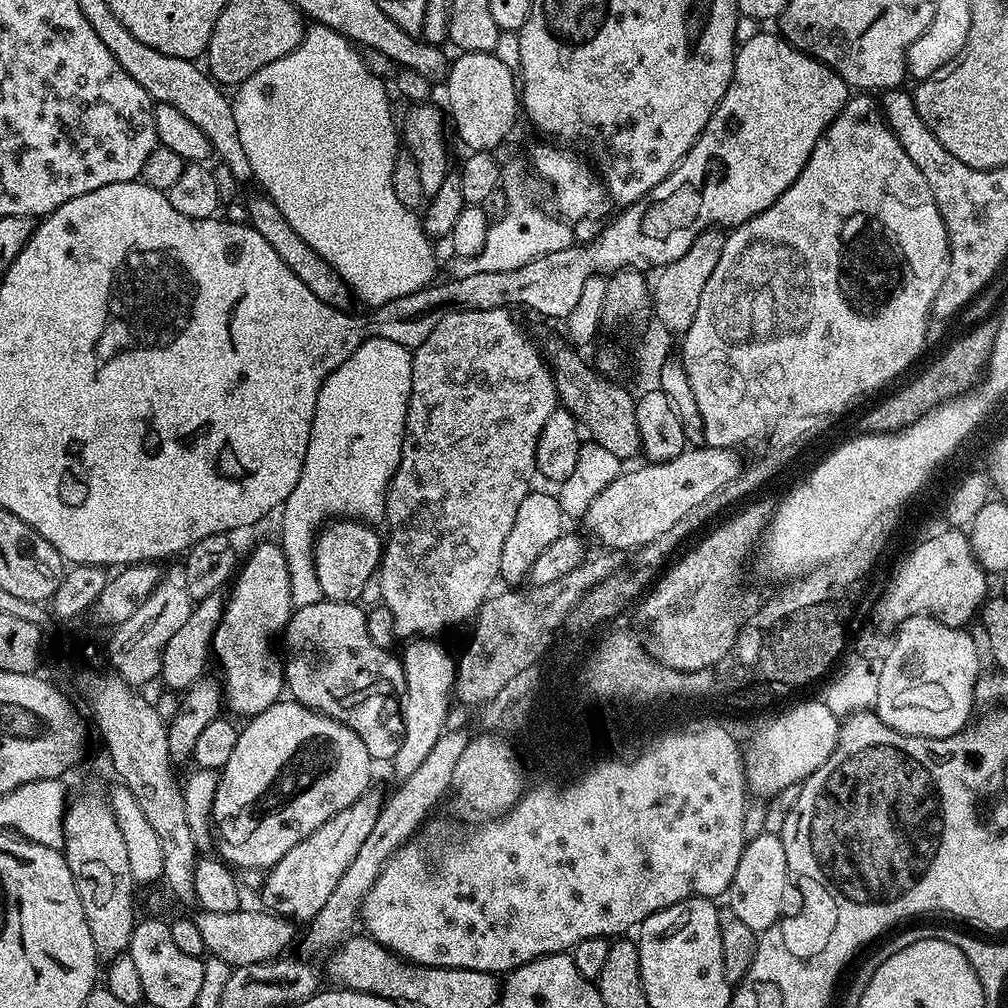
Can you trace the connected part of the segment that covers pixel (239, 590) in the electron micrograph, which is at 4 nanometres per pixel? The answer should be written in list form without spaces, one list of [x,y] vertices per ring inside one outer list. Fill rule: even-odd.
[[[279,543],[258,545],[249,554],[248,561],[239,565],[231,588],[222,620],[212,639],[211,655],[214,664],[220,667],[222,700],[227,711],[229,708],[243,718],[251,718],[281,699],[286,688],[281,657],[272,649],[272,639],[283,633],[294,611],[290,570]]]

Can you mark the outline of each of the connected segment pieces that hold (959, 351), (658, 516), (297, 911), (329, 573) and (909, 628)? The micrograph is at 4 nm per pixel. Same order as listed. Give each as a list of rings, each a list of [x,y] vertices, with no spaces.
[[[999,317],[980,323],[960,338],[956,339],[924,372],[912,382],[907,381],[899,389],[889,393],[878,406],[874,407],[860,422],[861,431],[897,432],[906,425],[913,424],[918,418],[926,415],[947,400],[963,395],[975,385],[979,376],[987,367],[994,341],[998,336]]]
[[[688,446],[678,458],[645,463],[645,468],[636,468],[633,472],[621,471],[594,500],[582,517],[582,524],[603,547],[608,550],[639,550],[645,544],[652,543],[680,518],[690,513],[696,506],[702,506],[714,493],[738,478],[742,463],[731,448],[710,448],[707,446]]]
[[[369,790],[346,810],[322,822],[322,826],[318,826],[314,834],[302,838],[298,846],[286,850],[280,861],[267,869],[265,876],[268,877],[265,878],[264,889],[260,892],[261,898],[264,899],[263,907],[293,922],[311,922],[318,910],[326,906],[330,894],[334,894],[334,886],[338,886],[338,878],[346,874],[346,866],[354,862],[362,842],[366,842],[370,830],[374,830],[381,803],[382,796],[375,790]]]
[[[336,518],[317,535],[314,566],[321,593],[341,602],[359,601],[362,588],[378,572],[382,555],[382,536],[371,523],[359,518]]]
[[[911,616],[895,629],[892,644],[893,649],[883,653],[884,661],[878,664],[876,717],[898,734],[918,738],[946,738],[969,727],[972,703],[978,700],[976,685],[982,679],[982,648],[968,630],[955,628],[937,616]]]

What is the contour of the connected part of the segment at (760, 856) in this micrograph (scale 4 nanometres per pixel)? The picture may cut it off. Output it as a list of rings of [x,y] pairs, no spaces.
[[[765,830],[758,838],[745,843],[738,858],[738,870],[734,870],[734,878],[726,893],[726,904],[738,914],[738,918],[742,918],[742,922],[746,922],[746,926],[750,926],[750,930],[763,934],[781,919],[788,888],[790,892],[786,849],[775,831]]]

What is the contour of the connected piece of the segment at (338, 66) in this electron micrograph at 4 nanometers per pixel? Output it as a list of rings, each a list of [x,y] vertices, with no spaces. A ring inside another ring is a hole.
[[[312,26],[305,31],[302,42],[290,54],[262,66],[246,82],[238,85],[237,96],[231,97],[232,109],[234,110],[234,123],[238,125],[242,146],[246,149],[246,158],[250,158],[250,170],[255,183],[260,183],[263,195],[268,196],[278,210],[282,210],[282,218],[336,272],[337,276],[344,279],[353,297],[357,301],[369,304],[369,309],[381,308],[386,302],[394,298],[402,298],[406,294],[414,294],[420,288],[429,287],[437,279],[436,276],[436,252],[433,241],[424,233],[421,217],[415,211],[398,202],[394,194],[394,162],[398,155],[398,124],[392,121],[392,108],[388,105],[388,92],[385,81],[375,76],[368,69],[367,59],[358,51],[357,45],[353,44],[347,36],[338,34],[329,28]]]

